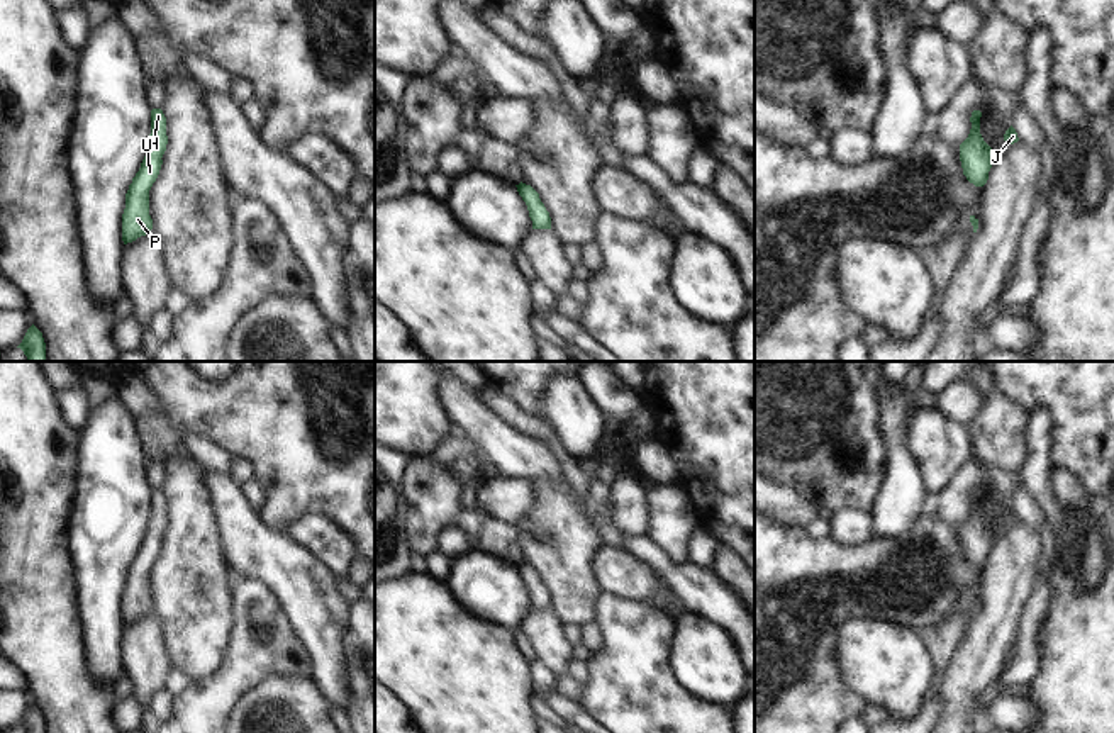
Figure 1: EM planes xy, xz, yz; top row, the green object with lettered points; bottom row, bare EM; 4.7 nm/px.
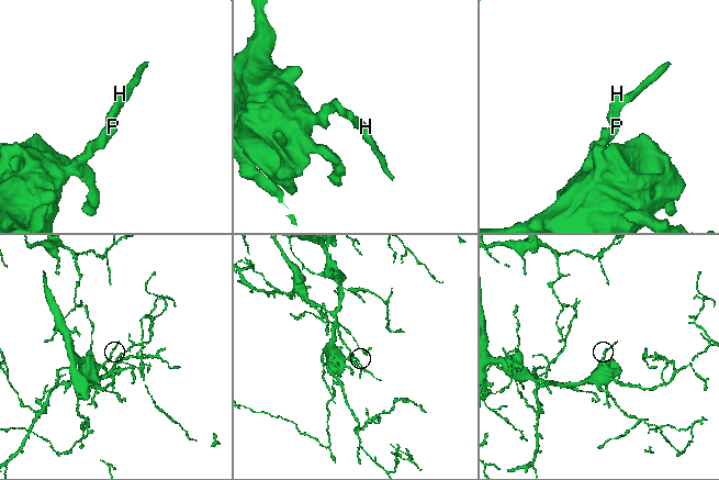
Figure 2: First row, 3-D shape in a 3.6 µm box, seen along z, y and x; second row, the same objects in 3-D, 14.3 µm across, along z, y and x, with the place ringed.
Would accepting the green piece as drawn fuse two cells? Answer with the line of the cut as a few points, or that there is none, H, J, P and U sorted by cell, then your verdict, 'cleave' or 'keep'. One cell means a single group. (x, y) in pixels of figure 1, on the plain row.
no cut | H J P U | keep

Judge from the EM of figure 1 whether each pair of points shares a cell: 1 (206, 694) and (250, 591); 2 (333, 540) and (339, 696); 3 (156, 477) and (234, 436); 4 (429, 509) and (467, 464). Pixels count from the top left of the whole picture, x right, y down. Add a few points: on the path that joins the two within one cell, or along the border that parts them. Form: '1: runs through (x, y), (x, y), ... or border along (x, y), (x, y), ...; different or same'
1: runs through (231, 671), (243, 659), (243, 616); same
2: border along (306, 548), (345, 587); different
3: border along (161, 460), (148, 464); different
4: runs through (433, 497), (455, 475); same

